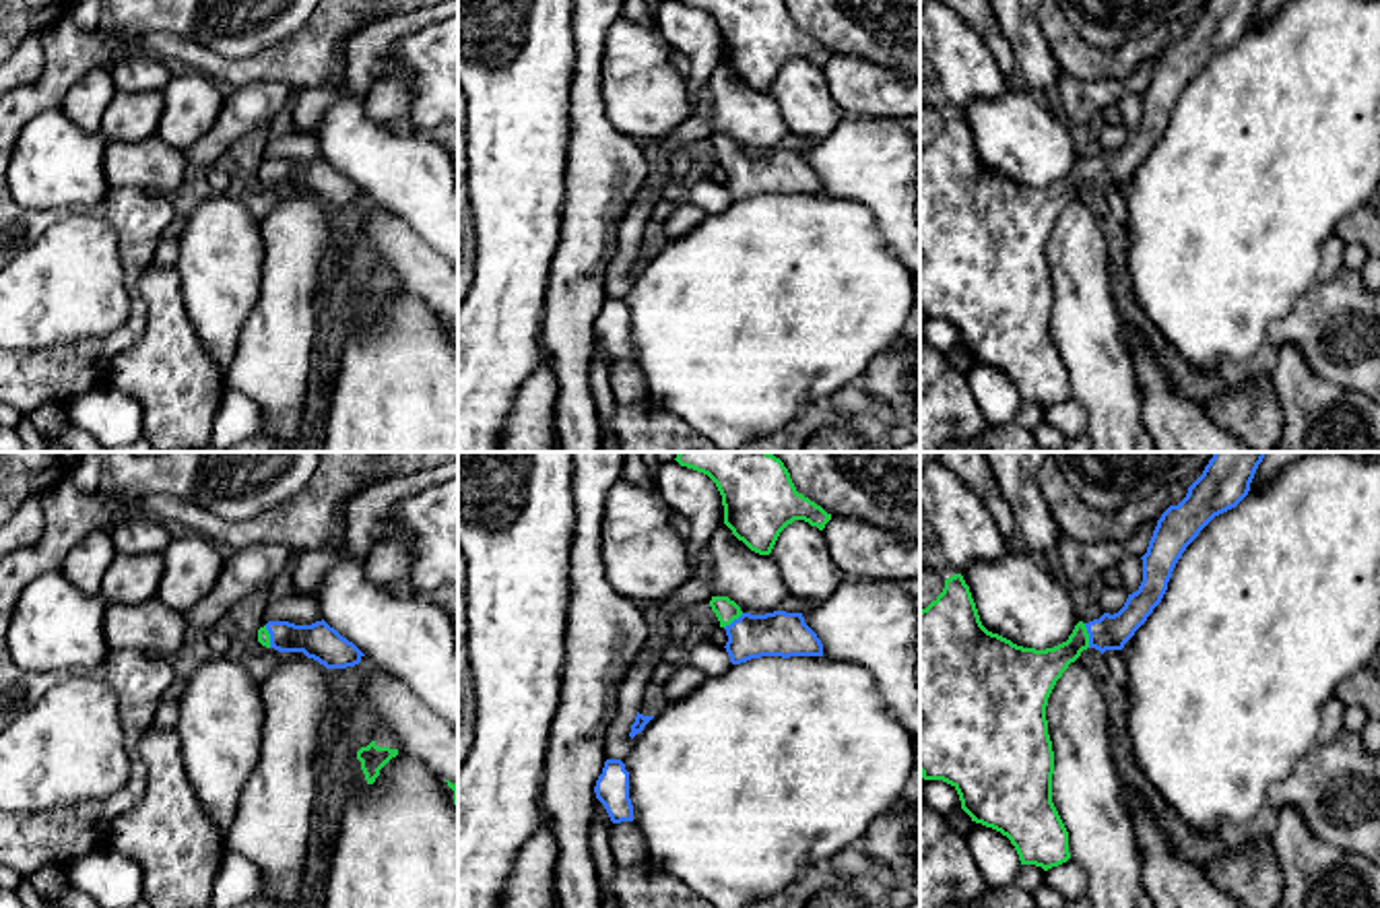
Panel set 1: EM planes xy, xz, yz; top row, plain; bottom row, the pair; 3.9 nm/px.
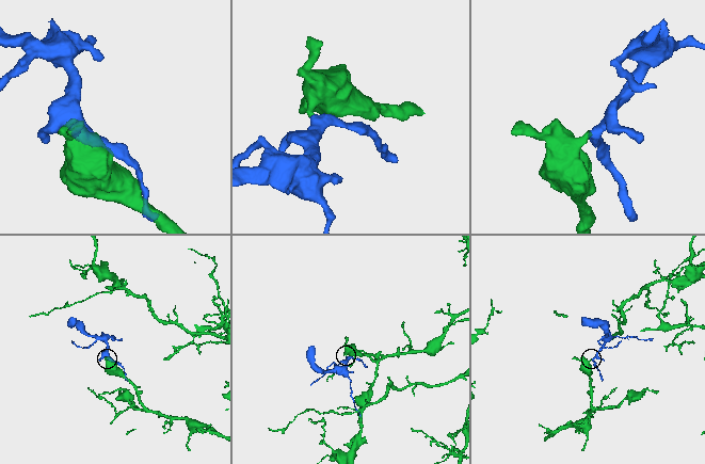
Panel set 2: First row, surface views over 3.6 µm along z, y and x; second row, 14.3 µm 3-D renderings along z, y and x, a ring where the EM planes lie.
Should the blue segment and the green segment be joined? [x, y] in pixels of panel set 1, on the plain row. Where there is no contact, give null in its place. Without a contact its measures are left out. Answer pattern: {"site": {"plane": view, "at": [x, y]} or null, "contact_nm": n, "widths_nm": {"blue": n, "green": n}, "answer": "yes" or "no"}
{"site": {"plane": "yz", "at": [1090, 174]}, "contact_nm": 100, "widths_nm": {"blue": 140, "green": 180}, "answer": "yes"}

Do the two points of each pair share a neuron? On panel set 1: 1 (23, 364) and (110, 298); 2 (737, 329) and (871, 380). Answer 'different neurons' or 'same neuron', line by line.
1: different neurons
2: different neurons

